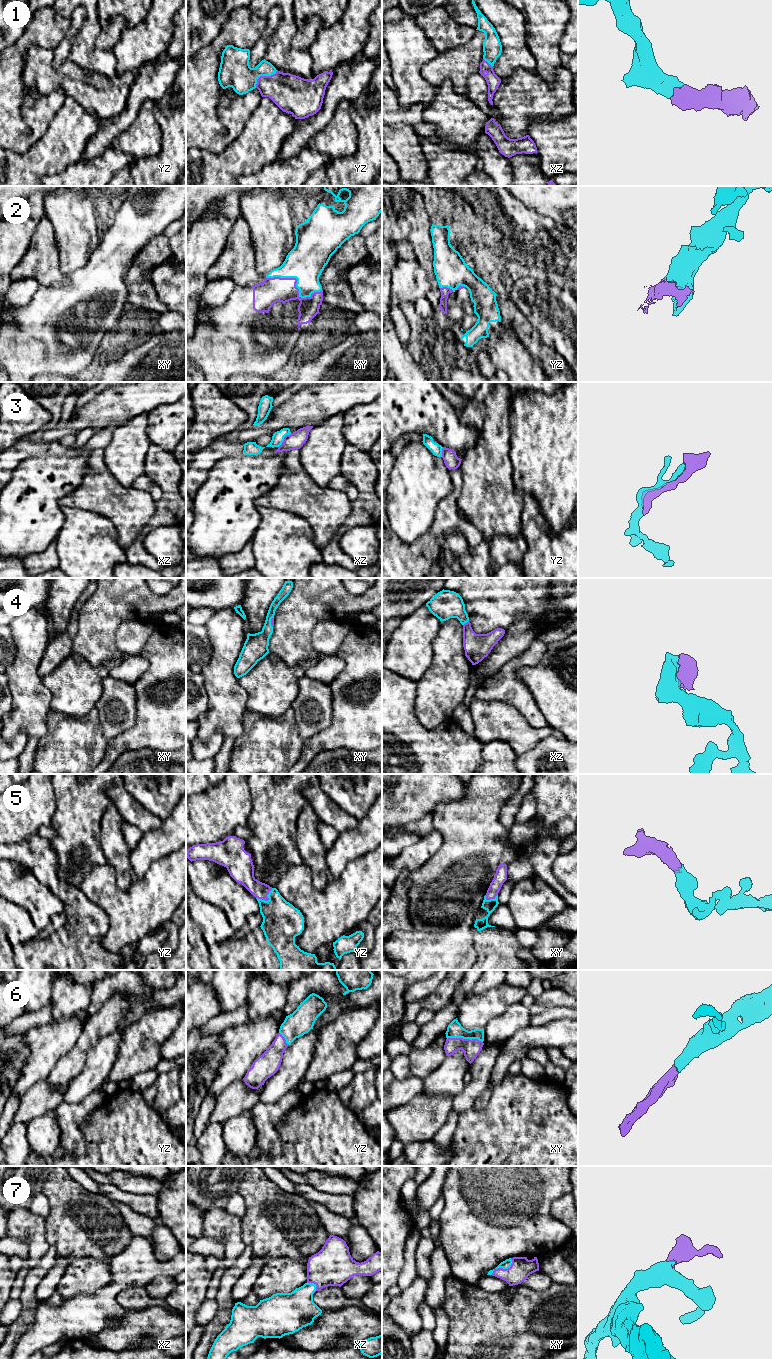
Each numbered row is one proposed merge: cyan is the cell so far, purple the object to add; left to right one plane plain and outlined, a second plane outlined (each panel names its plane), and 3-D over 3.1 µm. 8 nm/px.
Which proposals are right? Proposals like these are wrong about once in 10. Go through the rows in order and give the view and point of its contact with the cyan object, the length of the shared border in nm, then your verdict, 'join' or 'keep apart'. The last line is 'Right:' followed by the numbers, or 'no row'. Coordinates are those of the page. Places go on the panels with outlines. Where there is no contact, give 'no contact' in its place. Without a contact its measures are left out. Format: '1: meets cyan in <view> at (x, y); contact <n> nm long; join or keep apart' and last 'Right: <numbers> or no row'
1: meets cyan in yz at (263, 75); contact 240 nm long; join
2: meets cyan in xy at (290, 277); contact 320 nm long; join
3: meets cyan in xz at (283, 439); contact 160 nm long; keep apart
4: meets cyan in xz at (465, 622); contact 60 nm long; join
5: meets cyan in yz at (268, 900); contact 160 nm long; join
6: meets cyan in xy at (465, 1038); contact 280 nm long; join
7: meets cyan in xy at (503, 1268); contact 220 nm long; join
Right: 1, 2, 4, 5, 6, 7

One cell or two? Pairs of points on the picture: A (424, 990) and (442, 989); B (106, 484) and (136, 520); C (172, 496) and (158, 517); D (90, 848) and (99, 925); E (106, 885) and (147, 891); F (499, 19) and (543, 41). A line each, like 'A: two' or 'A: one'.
A: two
B: one
C: one
D: two
E: one
F: two

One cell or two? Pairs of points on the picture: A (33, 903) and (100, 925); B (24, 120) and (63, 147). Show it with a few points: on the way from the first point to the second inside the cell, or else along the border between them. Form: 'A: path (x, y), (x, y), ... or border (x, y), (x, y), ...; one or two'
A: border (52, 890), (60, 899), (64, 911); two
B: border (56, 113), (46, 131), (28, 151); two

